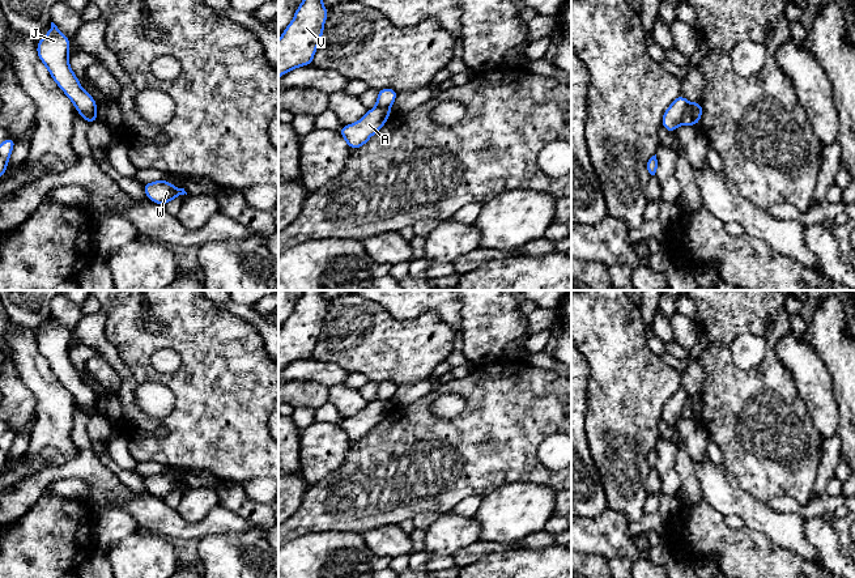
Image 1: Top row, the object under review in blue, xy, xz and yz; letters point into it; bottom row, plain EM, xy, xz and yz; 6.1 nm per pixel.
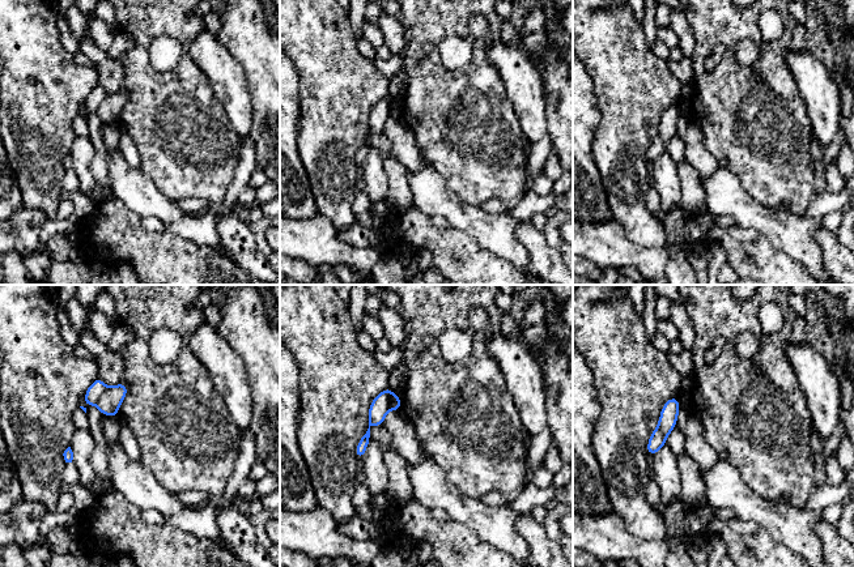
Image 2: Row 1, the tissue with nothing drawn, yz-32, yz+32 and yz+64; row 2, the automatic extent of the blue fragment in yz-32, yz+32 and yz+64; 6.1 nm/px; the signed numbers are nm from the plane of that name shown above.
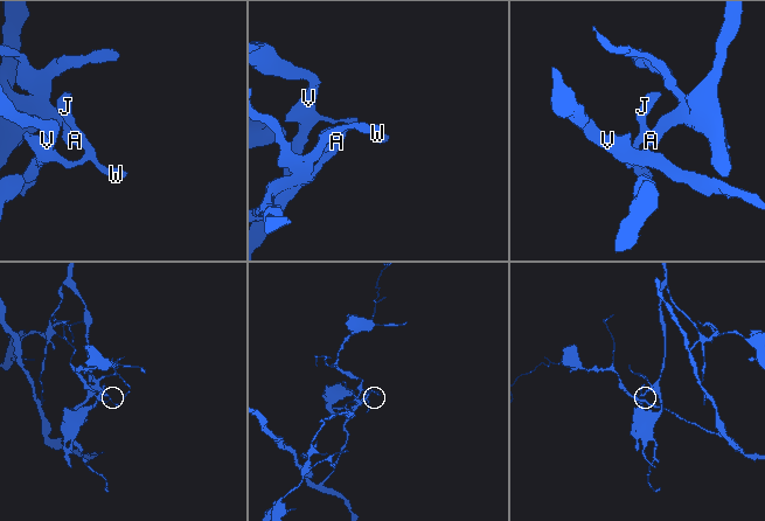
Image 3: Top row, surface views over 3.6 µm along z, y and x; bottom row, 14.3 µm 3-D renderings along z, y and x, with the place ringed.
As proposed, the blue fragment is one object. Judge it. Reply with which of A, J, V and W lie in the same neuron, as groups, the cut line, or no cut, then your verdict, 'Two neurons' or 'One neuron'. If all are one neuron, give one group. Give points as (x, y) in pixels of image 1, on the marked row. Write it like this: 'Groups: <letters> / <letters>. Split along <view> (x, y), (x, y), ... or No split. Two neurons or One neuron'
Groups: A / J V W. Split along yz (689, 103), (680, 122). Two neurons

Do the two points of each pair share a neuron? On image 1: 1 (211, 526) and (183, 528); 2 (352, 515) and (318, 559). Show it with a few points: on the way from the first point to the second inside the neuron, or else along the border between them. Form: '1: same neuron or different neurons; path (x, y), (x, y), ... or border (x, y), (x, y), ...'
1: same neuron; path (204, 527), (190, 528)
2: different neurons; border (307, 532), (356, 532), (362, 536)

